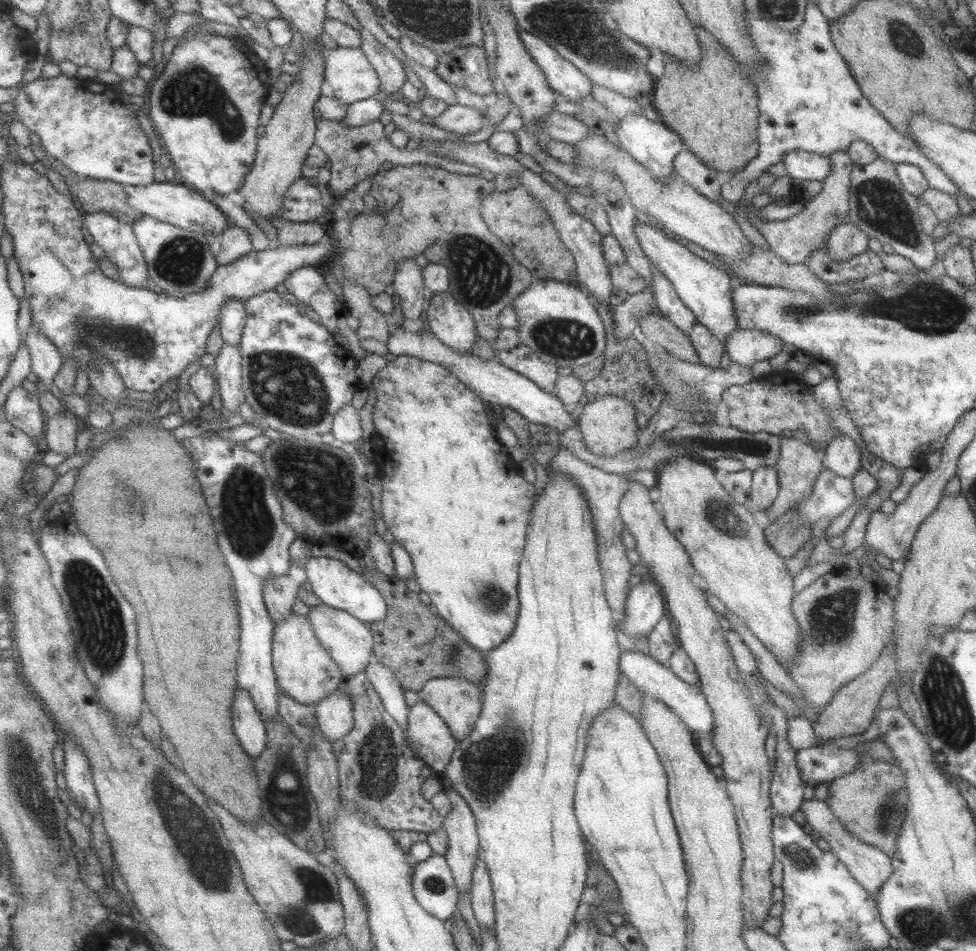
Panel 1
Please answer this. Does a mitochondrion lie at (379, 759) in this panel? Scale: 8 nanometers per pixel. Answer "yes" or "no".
yes

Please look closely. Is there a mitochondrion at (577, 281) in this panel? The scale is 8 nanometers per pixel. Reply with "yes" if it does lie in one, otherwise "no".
no

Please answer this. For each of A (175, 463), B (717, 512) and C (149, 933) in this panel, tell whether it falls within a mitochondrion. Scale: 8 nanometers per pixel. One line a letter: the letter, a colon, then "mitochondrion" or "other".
A: other
B: mitochondrion
C: other

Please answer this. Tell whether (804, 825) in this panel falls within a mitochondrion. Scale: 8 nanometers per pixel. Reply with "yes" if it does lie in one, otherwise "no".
no

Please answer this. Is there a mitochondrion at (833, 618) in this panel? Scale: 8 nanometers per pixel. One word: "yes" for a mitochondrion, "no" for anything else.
yes

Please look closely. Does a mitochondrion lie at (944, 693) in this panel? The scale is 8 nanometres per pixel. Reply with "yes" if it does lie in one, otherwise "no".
yes

